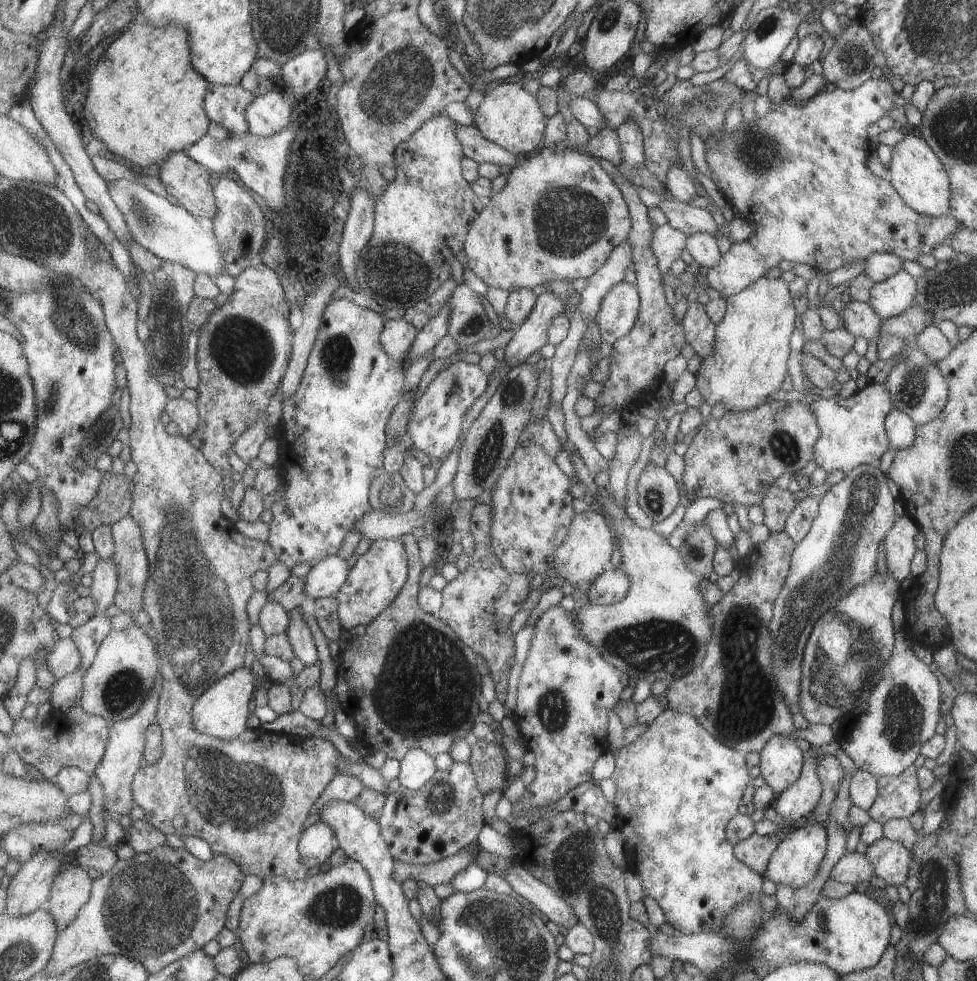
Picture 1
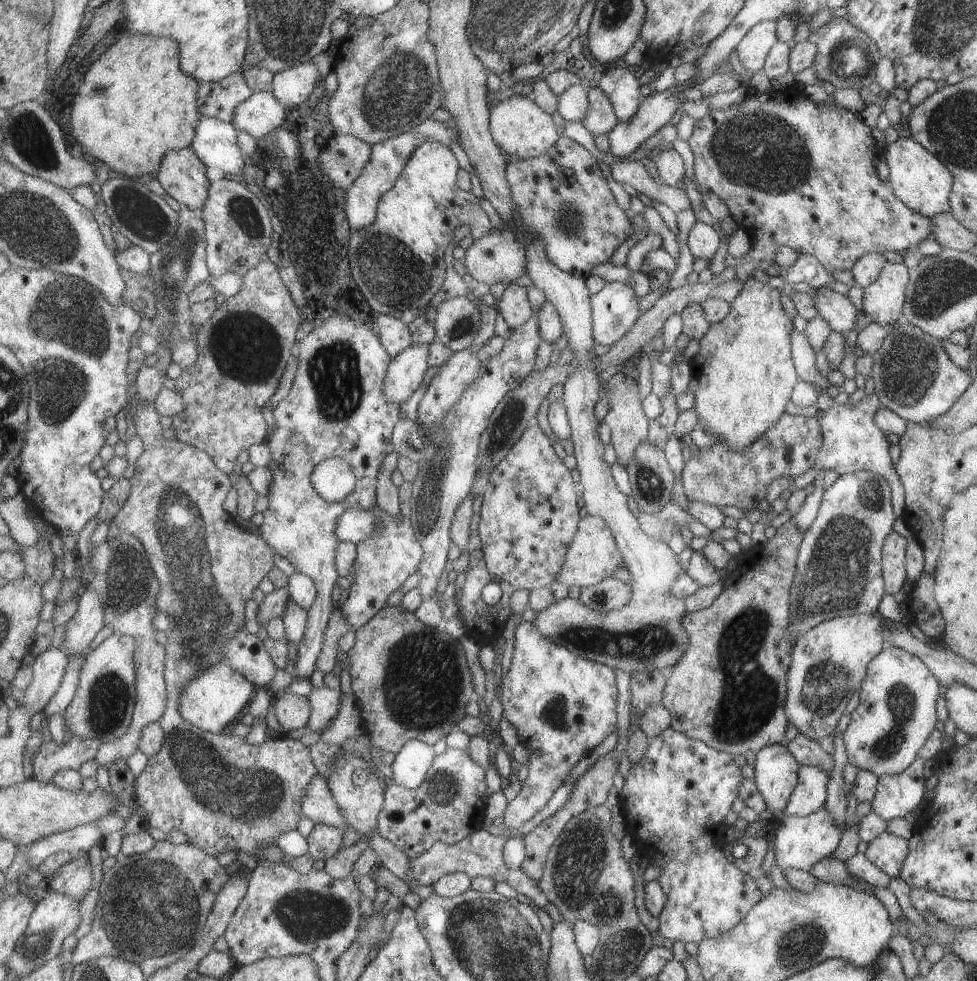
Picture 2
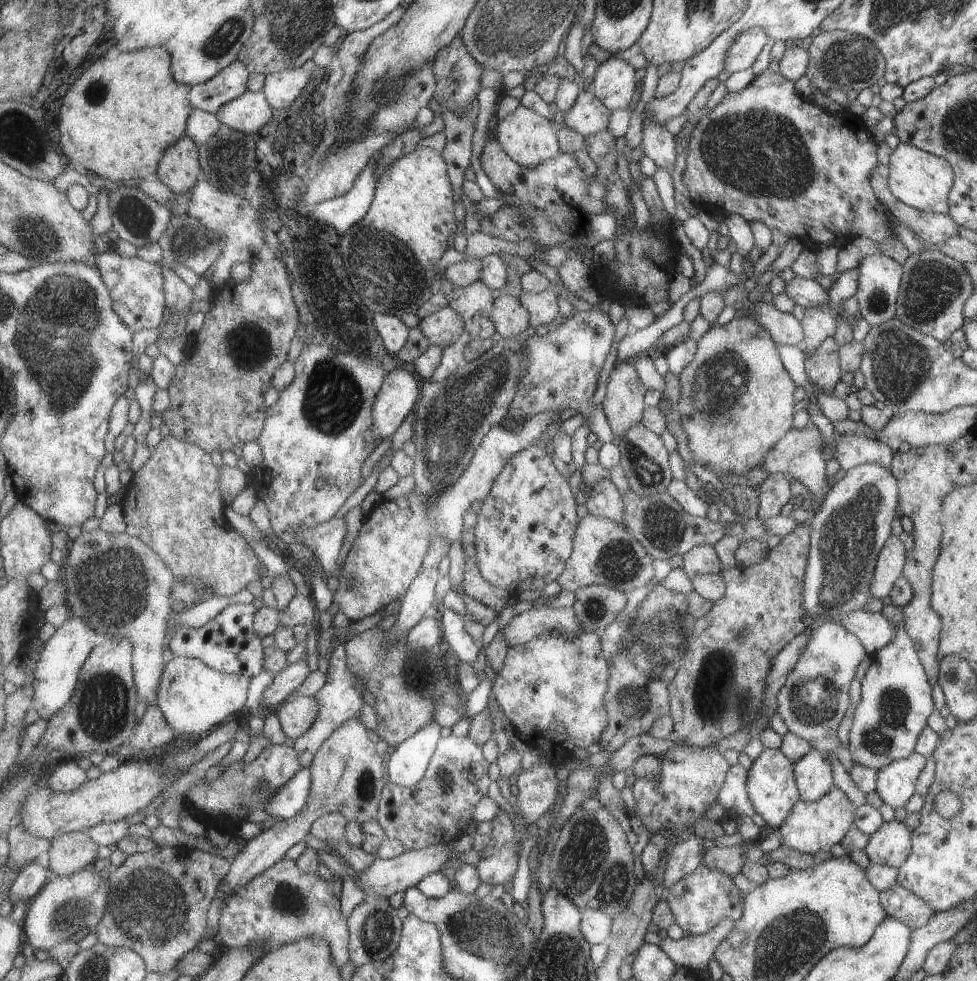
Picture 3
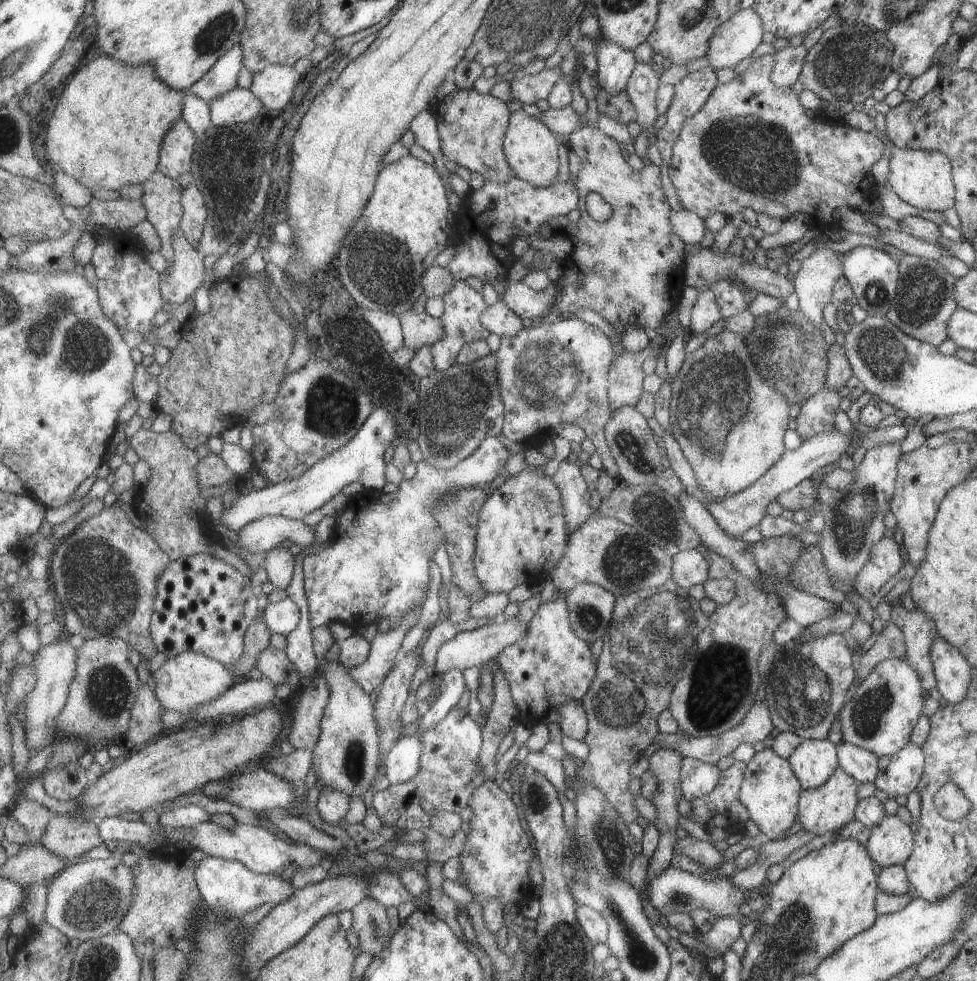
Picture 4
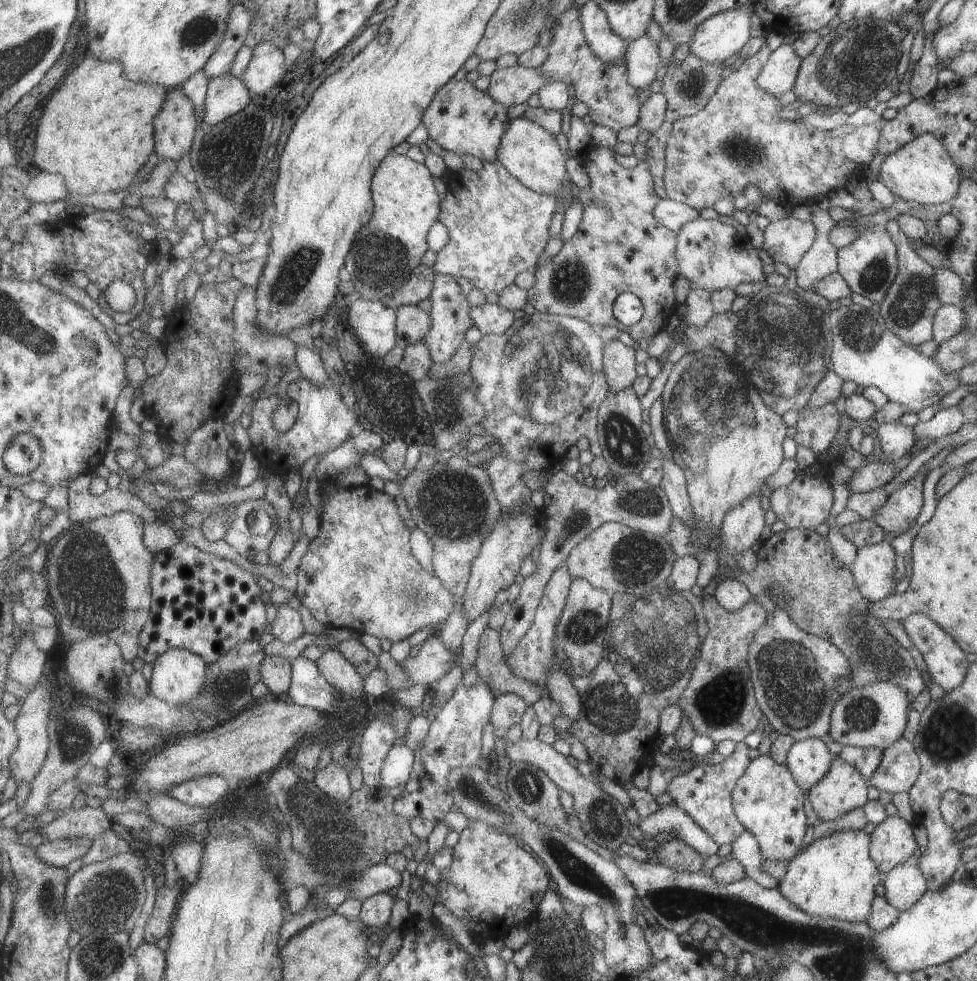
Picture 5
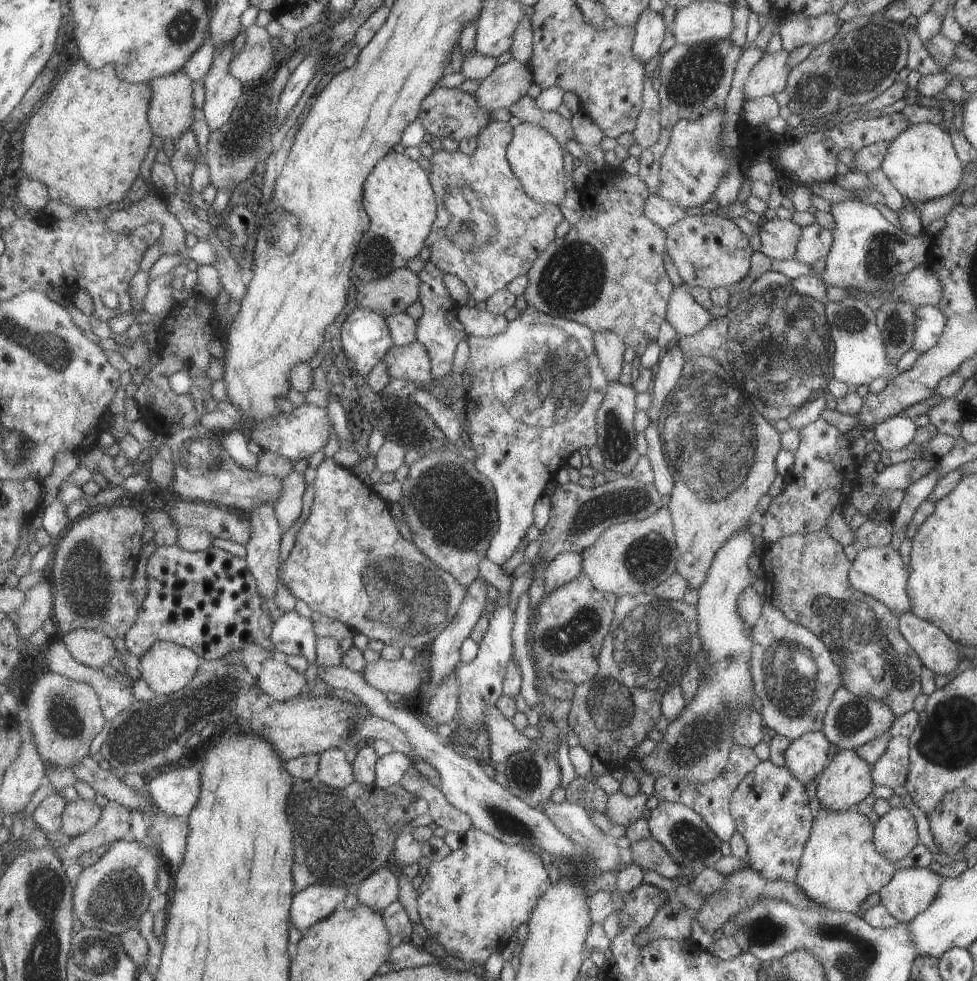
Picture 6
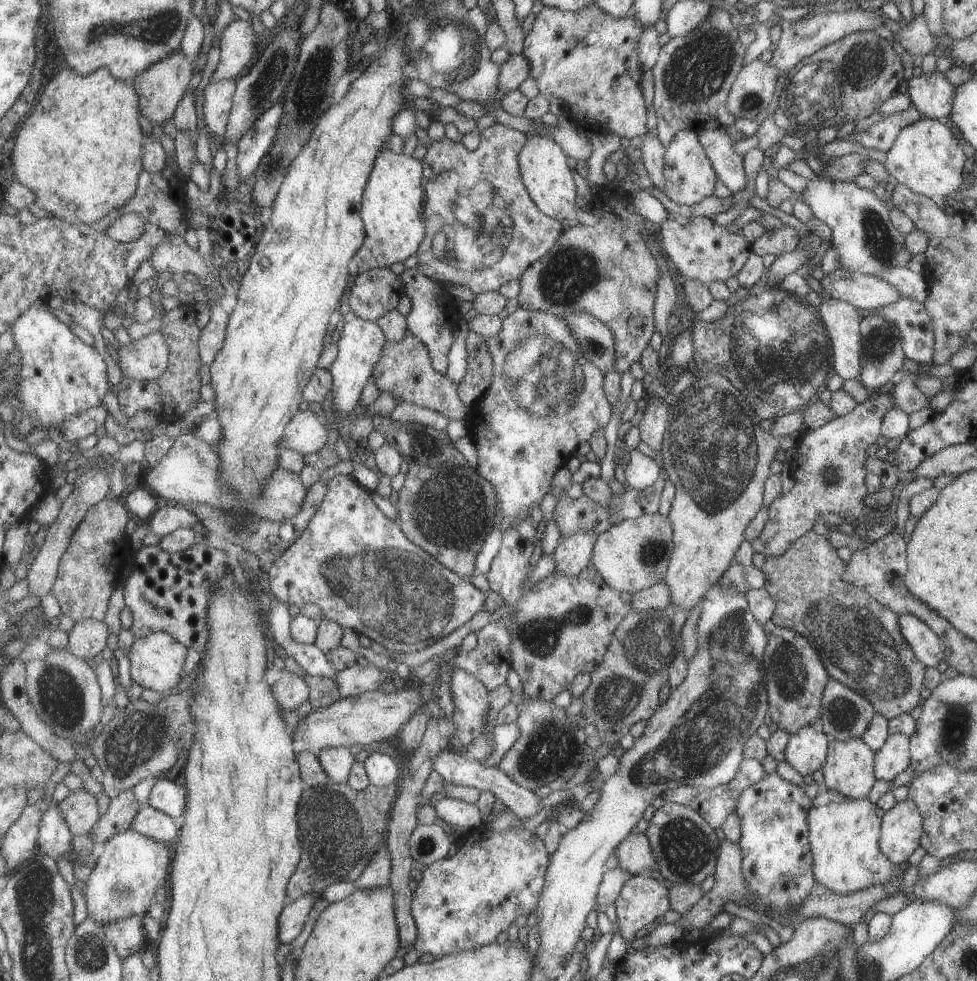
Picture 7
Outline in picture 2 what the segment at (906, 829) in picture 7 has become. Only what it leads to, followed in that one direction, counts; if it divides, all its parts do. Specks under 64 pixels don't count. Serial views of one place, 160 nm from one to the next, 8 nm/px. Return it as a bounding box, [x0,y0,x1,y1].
[864,830,908,877]

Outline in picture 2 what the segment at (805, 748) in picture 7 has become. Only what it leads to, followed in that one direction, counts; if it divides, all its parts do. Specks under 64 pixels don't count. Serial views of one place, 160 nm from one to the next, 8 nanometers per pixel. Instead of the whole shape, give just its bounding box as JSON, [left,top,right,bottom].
[783,765,828,817]

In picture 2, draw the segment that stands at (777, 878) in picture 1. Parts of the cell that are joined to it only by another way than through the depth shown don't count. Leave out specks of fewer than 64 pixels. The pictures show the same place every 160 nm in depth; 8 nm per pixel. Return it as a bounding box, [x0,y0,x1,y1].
[772,806,841,872]

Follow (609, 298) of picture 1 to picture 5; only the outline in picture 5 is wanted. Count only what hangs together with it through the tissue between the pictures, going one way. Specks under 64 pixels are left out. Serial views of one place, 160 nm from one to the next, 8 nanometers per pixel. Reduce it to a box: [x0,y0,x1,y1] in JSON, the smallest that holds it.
[470,312,611,517]

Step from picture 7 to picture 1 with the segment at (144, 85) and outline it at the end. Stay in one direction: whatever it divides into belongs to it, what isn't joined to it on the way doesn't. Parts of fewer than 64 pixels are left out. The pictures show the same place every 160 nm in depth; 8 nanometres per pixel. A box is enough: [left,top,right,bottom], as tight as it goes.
[159,150,218,224]

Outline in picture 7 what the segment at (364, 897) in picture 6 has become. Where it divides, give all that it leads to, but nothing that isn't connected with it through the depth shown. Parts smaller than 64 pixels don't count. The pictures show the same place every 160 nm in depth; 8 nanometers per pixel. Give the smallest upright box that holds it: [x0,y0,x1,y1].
[355,843,392,889]

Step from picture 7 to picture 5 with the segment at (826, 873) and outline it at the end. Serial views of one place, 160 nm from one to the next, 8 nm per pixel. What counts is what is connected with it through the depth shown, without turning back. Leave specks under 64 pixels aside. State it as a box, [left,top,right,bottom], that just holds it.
[778,829,881,922]

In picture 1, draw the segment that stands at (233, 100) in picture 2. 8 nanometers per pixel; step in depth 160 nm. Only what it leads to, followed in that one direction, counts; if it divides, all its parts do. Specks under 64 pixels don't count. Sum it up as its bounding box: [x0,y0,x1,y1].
[206,84,256,137]

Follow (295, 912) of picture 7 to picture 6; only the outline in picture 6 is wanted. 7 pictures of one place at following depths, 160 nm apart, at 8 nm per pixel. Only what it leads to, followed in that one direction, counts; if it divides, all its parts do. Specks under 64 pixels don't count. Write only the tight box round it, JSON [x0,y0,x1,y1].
[291,884,356,934]

